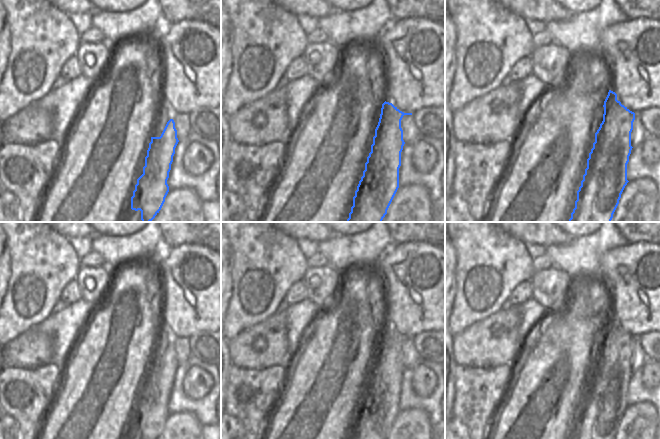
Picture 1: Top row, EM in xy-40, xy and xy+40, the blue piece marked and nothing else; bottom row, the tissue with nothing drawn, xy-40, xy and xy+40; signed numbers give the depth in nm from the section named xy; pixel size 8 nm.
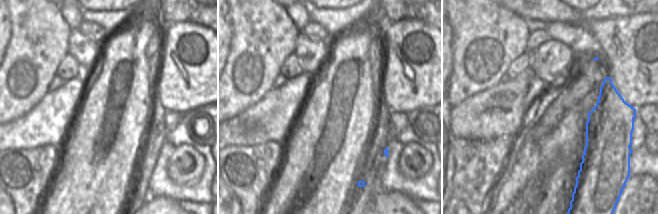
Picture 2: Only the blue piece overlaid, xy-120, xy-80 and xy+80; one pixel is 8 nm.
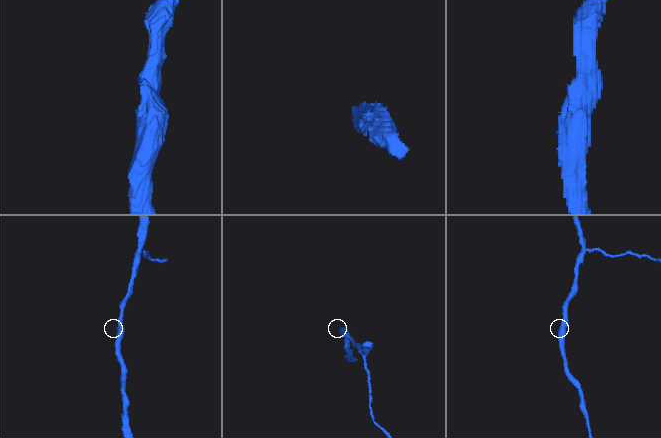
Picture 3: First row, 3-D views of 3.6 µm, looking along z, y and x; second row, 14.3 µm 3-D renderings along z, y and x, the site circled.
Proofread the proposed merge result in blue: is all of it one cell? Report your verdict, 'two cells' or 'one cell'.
two cells

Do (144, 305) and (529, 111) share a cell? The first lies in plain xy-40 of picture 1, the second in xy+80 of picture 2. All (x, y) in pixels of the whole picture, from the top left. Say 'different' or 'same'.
different

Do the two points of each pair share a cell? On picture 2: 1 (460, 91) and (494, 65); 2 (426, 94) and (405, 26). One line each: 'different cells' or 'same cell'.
1: same cell
2: same cell

